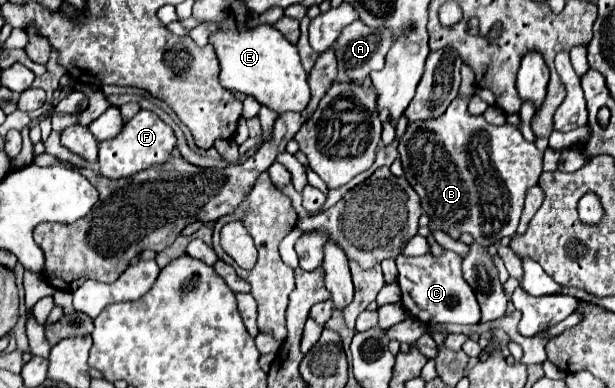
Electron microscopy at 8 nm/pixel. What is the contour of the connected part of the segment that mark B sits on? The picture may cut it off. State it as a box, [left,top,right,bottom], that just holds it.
[398,96,542,322]

